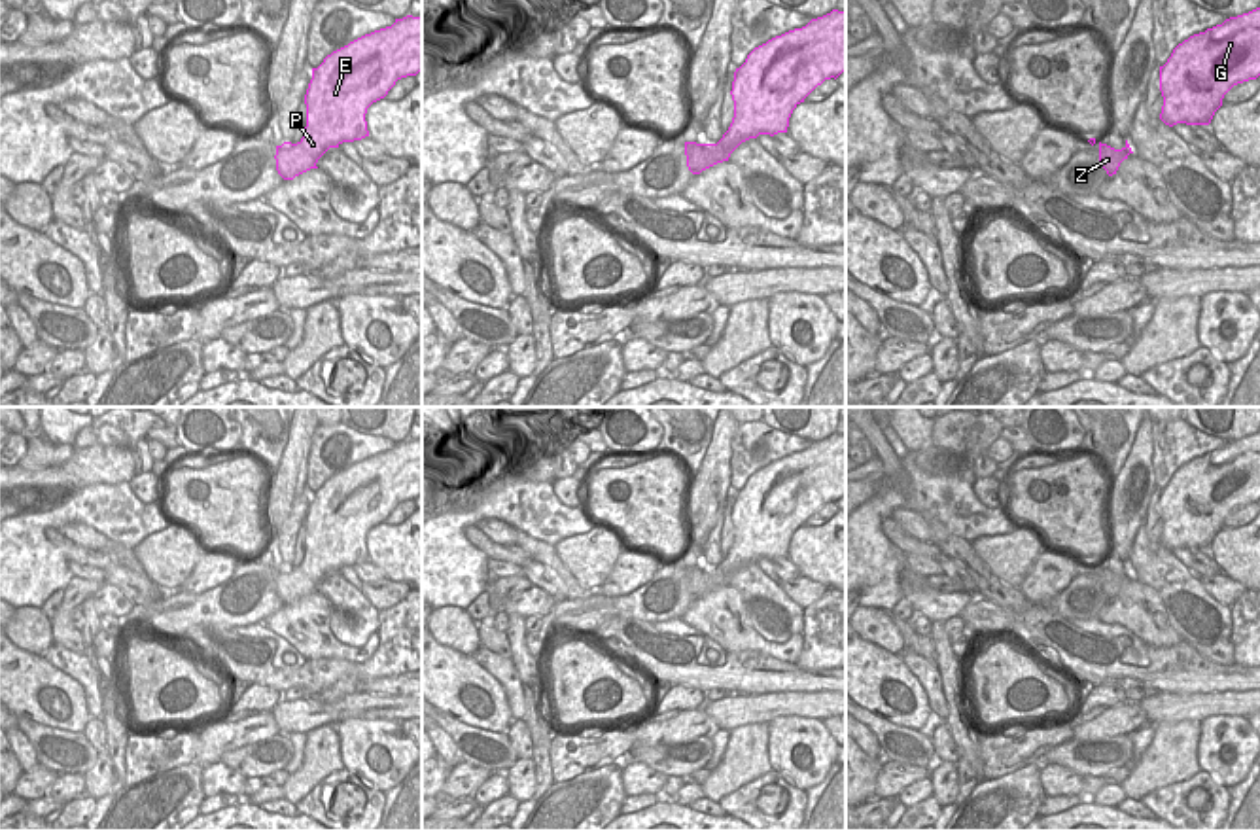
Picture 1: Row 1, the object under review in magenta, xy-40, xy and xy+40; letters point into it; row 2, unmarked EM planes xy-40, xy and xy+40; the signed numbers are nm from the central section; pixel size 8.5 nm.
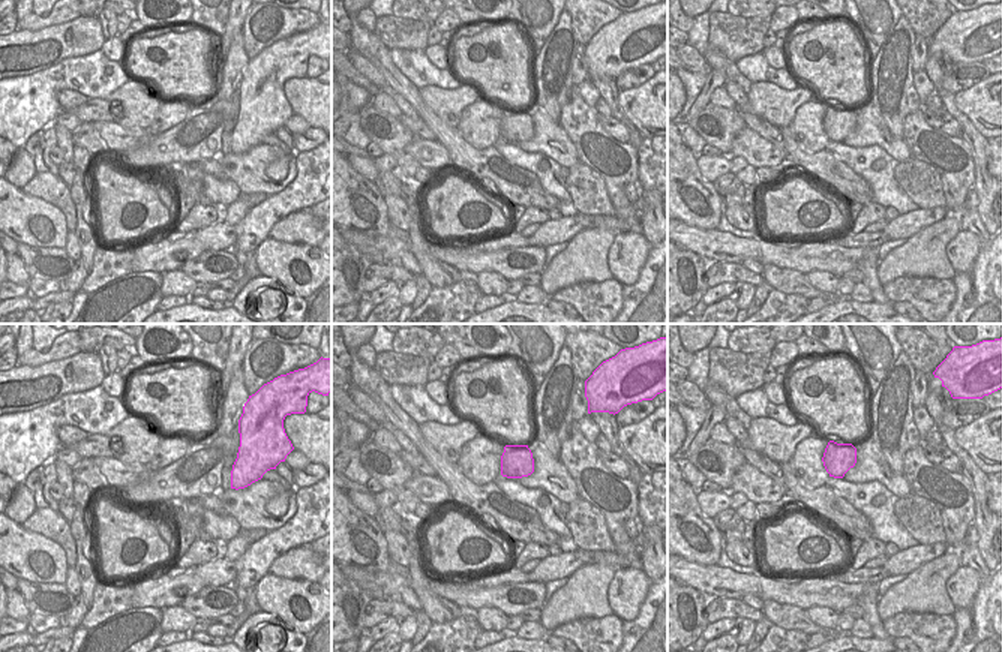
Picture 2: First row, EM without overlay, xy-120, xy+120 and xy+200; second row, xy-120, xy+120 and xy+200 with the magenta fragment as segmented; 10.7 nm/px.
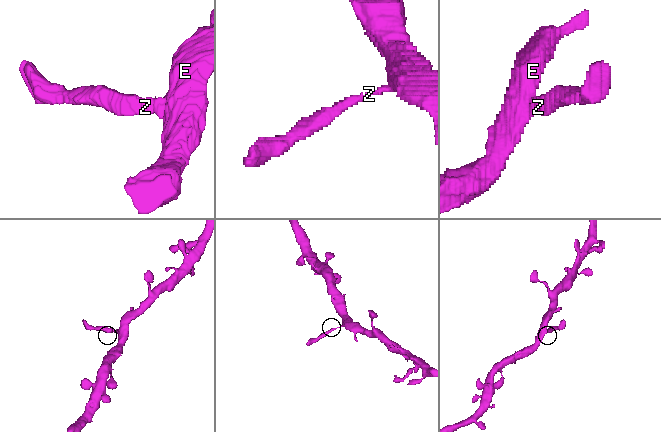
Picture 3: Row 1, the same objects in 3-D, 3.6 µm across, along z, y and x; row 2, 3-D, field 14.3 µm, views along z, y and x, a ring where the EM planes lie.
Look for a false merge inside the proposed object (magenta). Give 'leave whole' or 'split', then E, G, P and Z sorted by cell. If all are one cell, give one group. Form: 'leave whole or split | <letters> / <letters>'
leave whole | E G P Z

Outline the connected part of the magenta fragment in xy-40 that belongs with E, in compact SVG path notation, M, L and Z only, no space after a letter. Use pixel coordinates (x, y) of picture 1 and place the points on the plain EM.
M407 439L333 475L308 507L306 551L297 568L276 570L284 604L318 592L318 583L342 566L369 560L367 532L384 522L397 504L422 494L422 441Z

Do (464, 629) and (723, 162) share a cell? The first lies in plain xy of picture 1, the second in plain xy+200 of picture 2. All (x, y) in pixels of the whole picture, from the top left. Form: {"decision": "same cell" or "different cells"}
{"decision": "same cell"}

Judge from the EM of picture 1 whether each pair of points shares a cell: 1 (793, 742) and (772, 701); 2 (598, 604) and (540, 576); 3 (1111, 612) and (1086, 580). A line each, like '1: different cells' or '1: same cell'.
1: different cells
2: different cells
3: different cells

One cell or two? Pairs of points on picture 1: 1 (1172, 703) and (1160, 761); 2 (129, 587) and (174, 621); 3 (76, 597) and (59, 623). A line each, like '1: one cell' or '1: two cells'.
1: two cells
2: two cells
3: one cell

